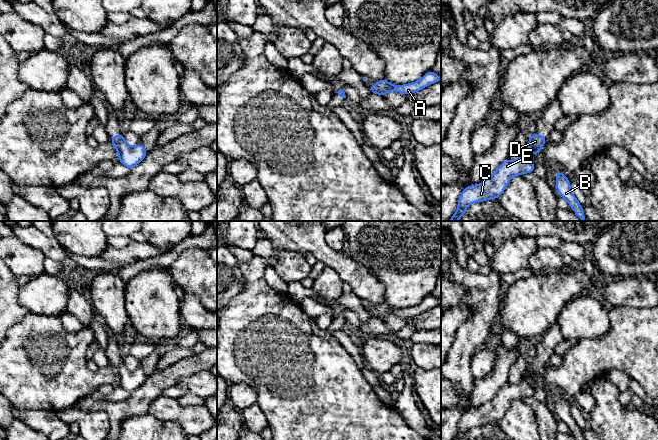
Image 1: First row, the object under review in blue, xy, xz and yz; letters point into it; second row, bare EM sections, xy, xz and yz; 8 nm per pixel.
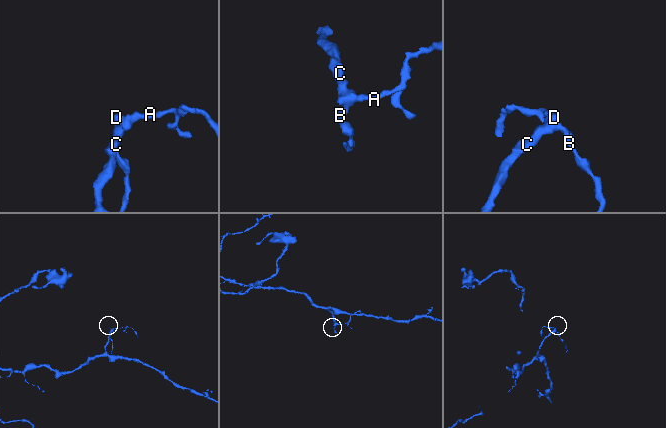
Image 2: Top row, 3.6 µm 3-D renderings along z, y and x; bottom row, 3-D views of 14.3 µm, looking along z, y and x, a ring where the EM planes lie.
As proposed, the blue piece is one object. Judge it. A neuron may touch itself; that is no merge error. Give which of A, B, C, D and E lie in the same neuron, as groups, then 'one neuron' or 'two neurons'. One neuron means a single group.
A B C D E | one neuron

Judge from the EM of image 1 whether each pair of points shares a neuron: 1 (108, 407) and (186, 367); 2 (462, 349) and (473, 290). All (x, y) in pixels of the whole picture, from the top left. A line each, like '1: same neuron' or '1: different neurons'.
1: same neuron
2: same neuron

